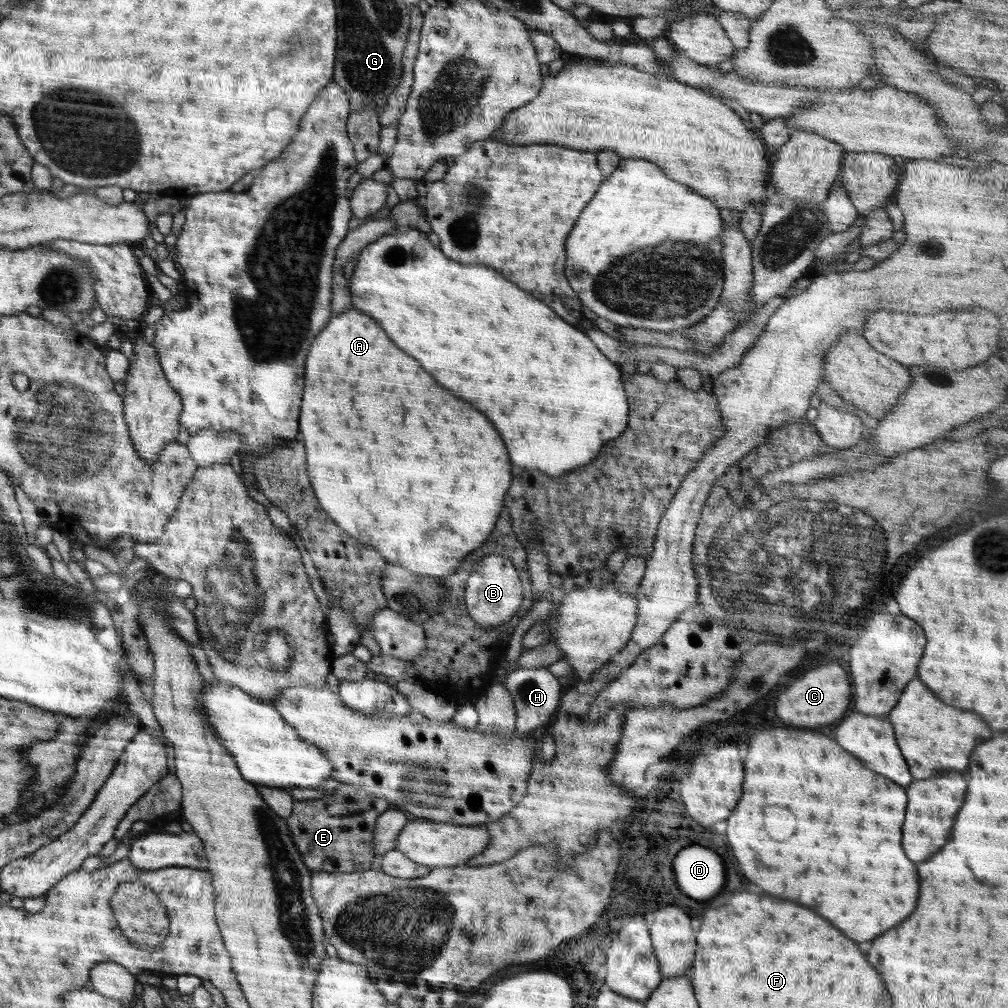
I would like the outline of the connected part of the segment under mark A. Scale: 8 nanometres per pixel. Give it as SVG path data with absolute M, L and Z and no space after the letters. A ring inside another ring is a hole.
M348 310L328 322L328 326L316 336L316 340L310 346L310 352L306 356L306 390L302 396L302 410L300 410L300 434L306 444L306 460L308 460L308 476L312 482L312 488L320 507L326 512L336 526L339 526L346 534L378 550L390 564L398 564L406 570L412 570L416 574L426 574L429 577L443 577L454 574L460 562L480 548L484 540L490 536L500 510L502 510L502 500L504 494L510 486L512 474L510 474L510 460L508 452L494 430L492 422L478 410L474 410L470 404L466 404L460 398L454 398L446 388L438 386L434 378L420 368L420 364L404 354L394 342L386 336L386 332L372 320L370 316L358 312L358 310Z

